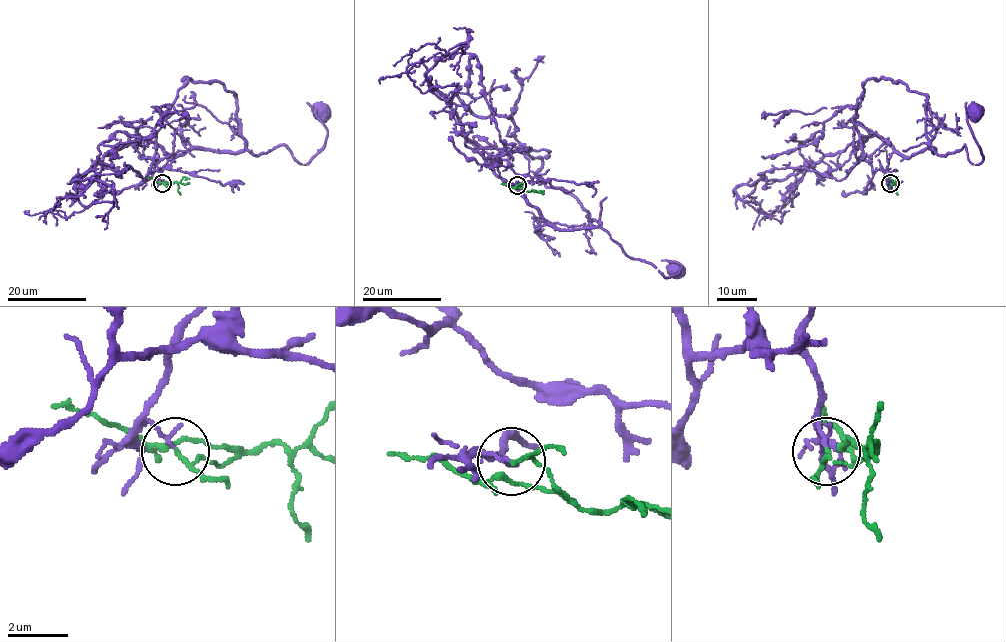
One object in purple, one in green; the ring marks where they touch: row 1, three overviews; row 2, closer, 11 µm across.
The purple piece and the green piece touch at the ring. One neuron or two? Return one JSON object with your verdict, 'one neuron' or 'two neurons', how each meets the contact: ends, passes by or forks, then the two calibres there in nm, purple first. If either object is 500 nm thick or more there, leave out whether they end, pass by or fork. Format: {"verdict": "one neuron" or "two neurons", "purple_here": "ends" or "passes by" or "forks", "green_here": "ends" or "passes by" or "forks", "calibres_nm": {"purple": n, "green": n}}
{"verdict": "one neuron", "purple_here": "ends", "green_here": "passes by", "calibres_nm": {"purple": 130, "green": 90}}

